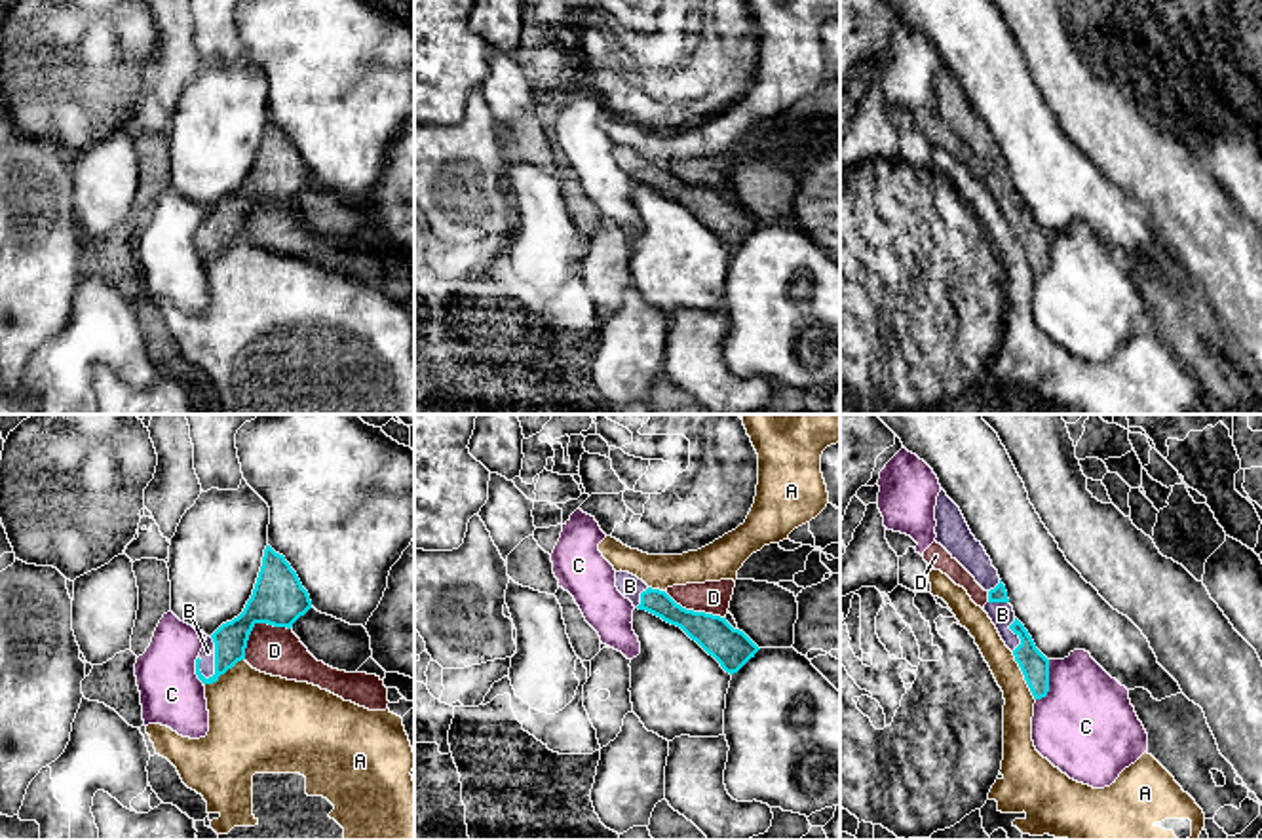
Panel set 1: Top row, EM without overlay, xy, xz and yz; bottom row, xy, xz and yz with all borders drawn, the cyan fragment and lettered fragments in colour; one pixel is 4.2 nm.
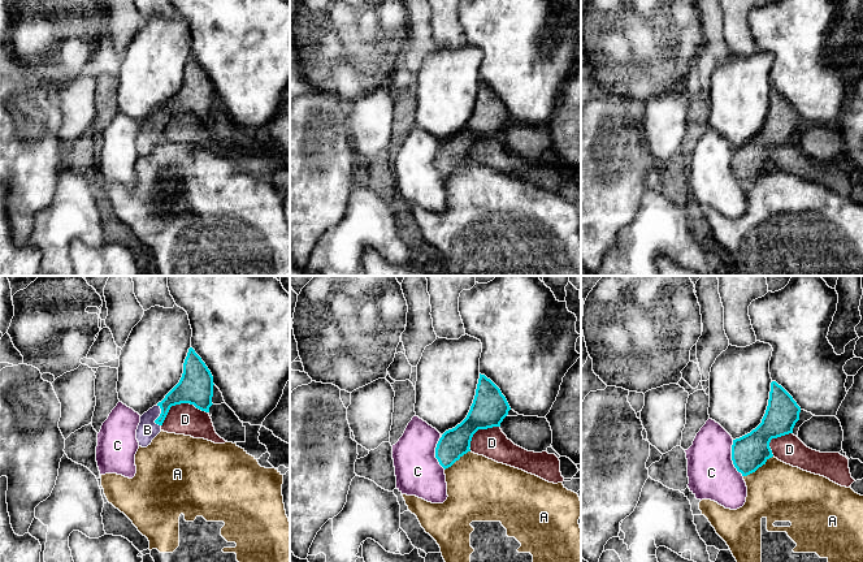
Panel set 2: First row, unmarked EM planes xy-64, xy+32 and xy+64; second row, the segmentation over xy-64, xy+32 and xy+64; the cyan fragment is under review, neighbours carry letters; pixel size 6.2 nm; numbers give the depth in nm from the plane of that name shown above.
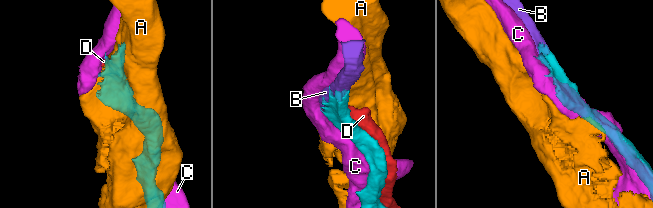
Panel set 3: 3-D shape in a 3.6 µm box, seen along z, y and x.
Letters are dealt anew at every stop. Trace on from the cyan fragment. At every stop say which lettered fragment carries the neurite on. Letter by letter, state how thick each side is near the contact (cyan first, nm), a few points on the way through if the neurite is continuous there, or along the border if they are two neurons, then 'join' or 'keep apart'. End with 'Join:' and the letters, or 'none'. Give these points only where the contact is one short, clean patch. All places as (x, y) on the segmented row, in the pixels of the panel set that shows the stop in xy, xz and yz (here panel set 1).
A: 120 nm thick on the cyan side, 130 nm on the other; keep apart
B: 140 nm thick on the cyan side, 60 nm on the other; join
C: 120 nm thick on the cyan side, 420 nm on the other; keep apart
D: 220 nm thick on the cyan side, 200 nm on the other; keep apart
Join: B

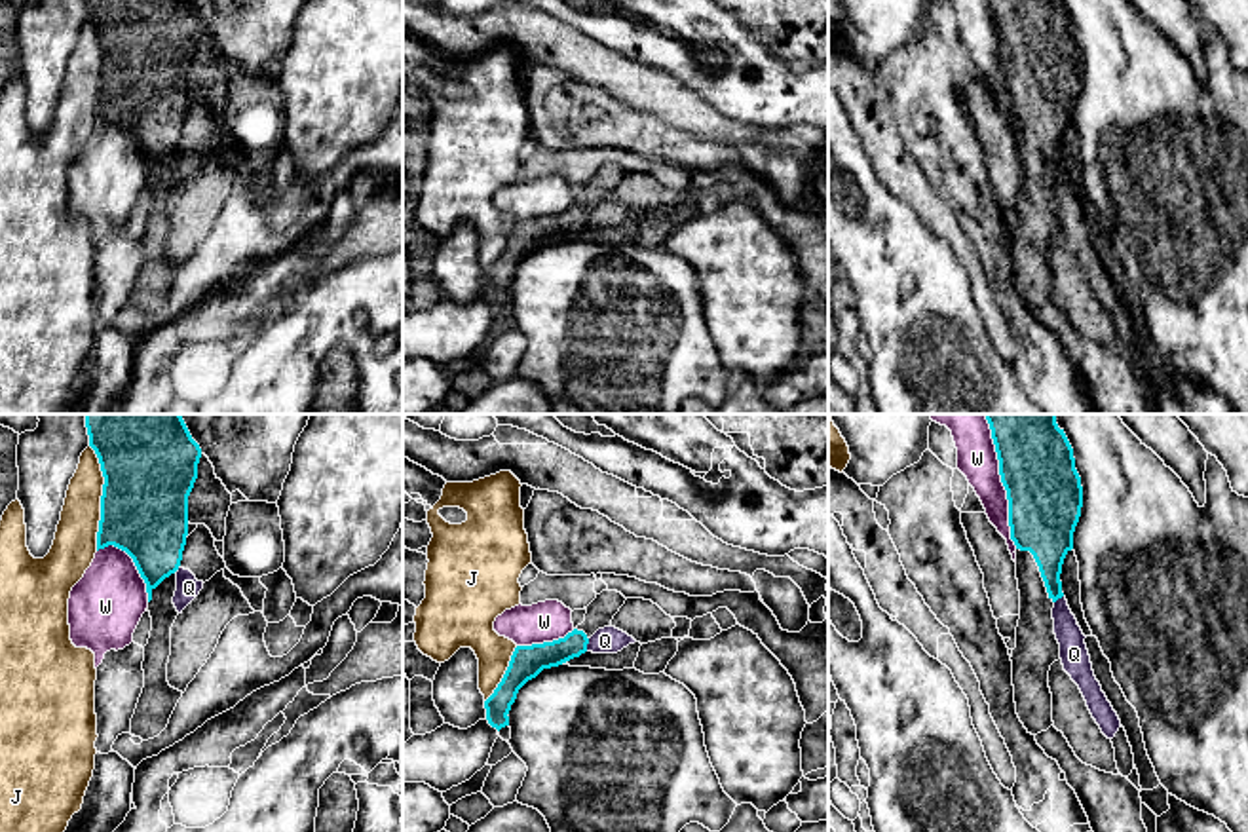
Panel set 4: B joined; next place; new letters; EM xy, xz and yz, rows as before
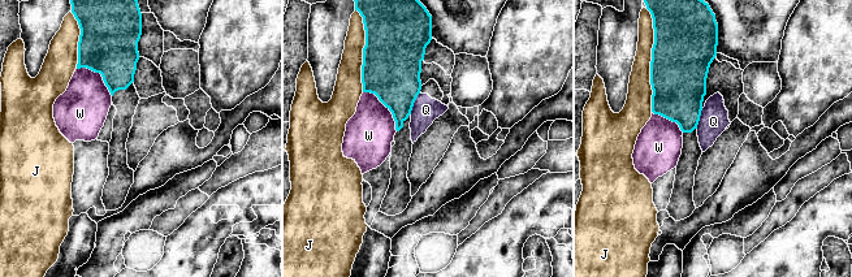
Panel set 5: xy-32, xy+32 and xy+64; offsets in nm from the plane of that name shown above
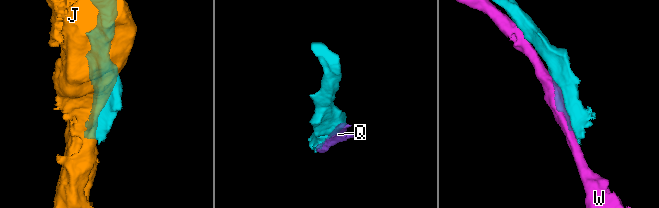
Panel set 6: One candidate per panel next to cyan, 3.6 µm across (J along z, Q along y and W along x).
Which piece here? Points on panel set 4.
J: 400 nm thick on the cyan side, 190 nm on the other; keep apart
Q: 120 nm thick on the cyan side, 110 nm on the other; border along xz (589, 639), (586, 650); keep apart
W: 320 nm thick on the cyan side, 170 nm on the other; keep apart
Join: none

